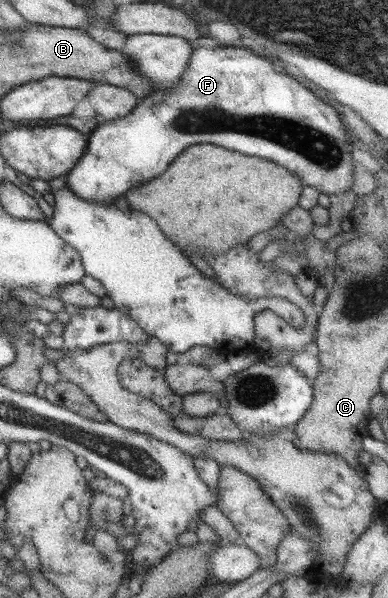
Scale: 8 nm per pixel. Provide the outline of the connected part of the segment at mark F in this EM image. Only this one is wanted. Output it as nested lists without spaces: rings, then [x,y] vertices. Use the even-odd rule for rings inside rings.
[[[217,44],[211,48],[201,46],[191,51],[189,63],[175,86],[151,91],[147,97],[139,99],[129,114],[115,117],[91,130],[85,152],[64,176],[65,187],[76,198],[111,203],[119,194],[159,176],[185,148],[207,143],[247,156],[261,156],[297,175],[304,185],[326,195],[337,194],[350,190],[353,182],[354,165],[346,130],[329,104],[321,102],[307,90],[307,86],[293,80],[287,72],[275,72],[274,66],[265,58],[243,48]]]

